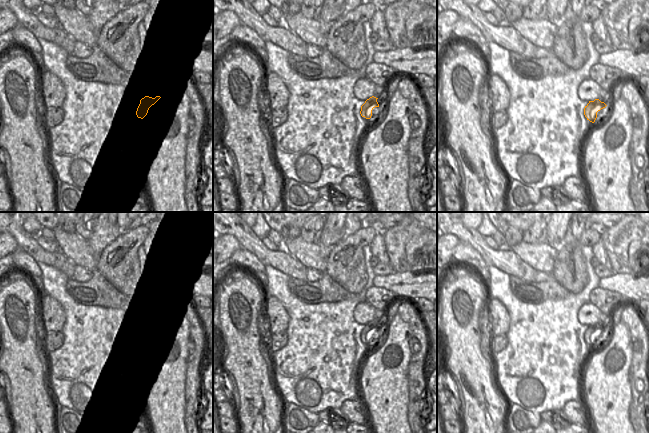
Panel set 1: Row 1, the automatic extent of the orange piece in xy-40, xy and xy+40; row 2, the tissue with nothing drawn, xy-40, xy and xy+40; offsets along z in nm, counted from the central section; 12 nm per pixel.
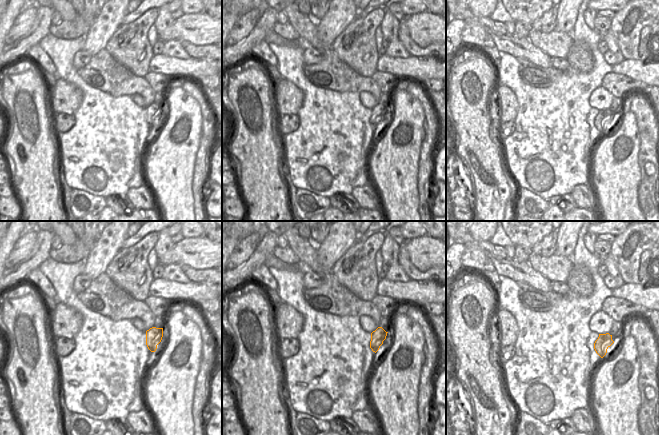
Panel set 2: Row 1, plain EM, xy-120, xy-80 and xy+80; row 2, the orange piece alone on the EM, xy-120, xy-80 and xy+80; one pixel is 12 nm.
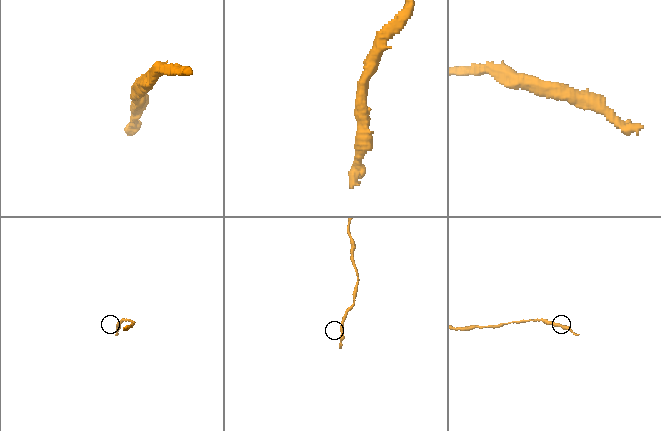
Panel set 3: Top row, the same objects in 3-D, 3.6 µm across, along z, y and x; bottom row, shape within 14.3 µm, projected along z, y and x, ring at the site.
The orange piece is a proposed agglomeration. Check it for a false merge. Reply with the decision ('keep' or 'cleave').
keep

